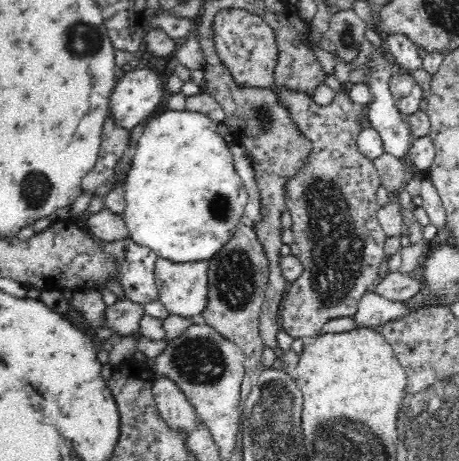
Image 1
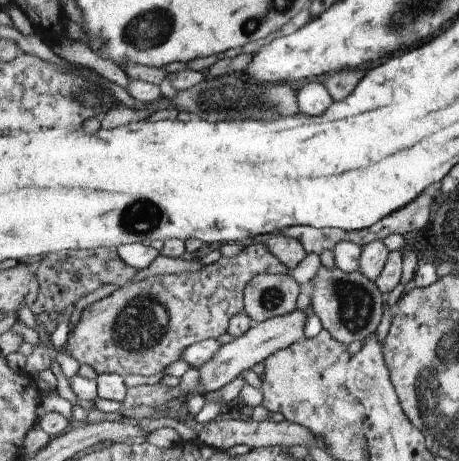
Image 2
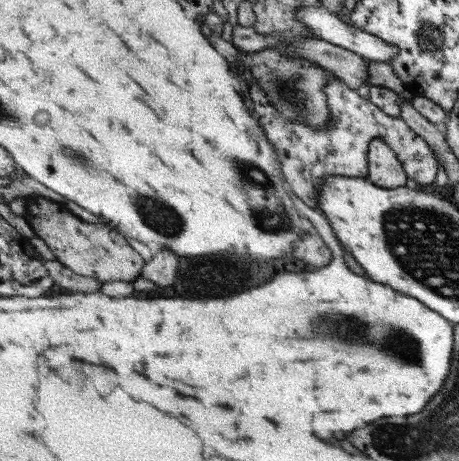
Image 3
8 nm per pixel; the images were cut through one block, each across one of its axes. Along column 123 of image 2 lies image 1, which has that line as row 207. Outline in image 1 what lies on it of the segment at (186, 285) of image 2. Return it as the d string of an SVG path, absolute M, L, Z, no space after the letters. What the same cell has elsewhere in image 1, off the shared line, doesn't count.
M350 86L336 92L332 104L328 106L318 106L310 96L304 94L284 96L284 102L292 110L292 118L296 118L296 126L300 126L300 132L304 132L314 146L306 166L286 184L286 210L292 214L292 232L296 236L294 252L304 266L304 274L290 284L280 308L282 330L292 338L302 338L308 342L316 338L322 332L324 324L328 324L330 320L340 316L354 316L360 310L364 294L372 290L372 282L378 276L378 268L386 260L384 242L388 240L388 234L380 226L376 206L376 194L382 186L382 178L376 170L374 160L362 154L358 146L362 126L370 124L368 108L350 100Z

